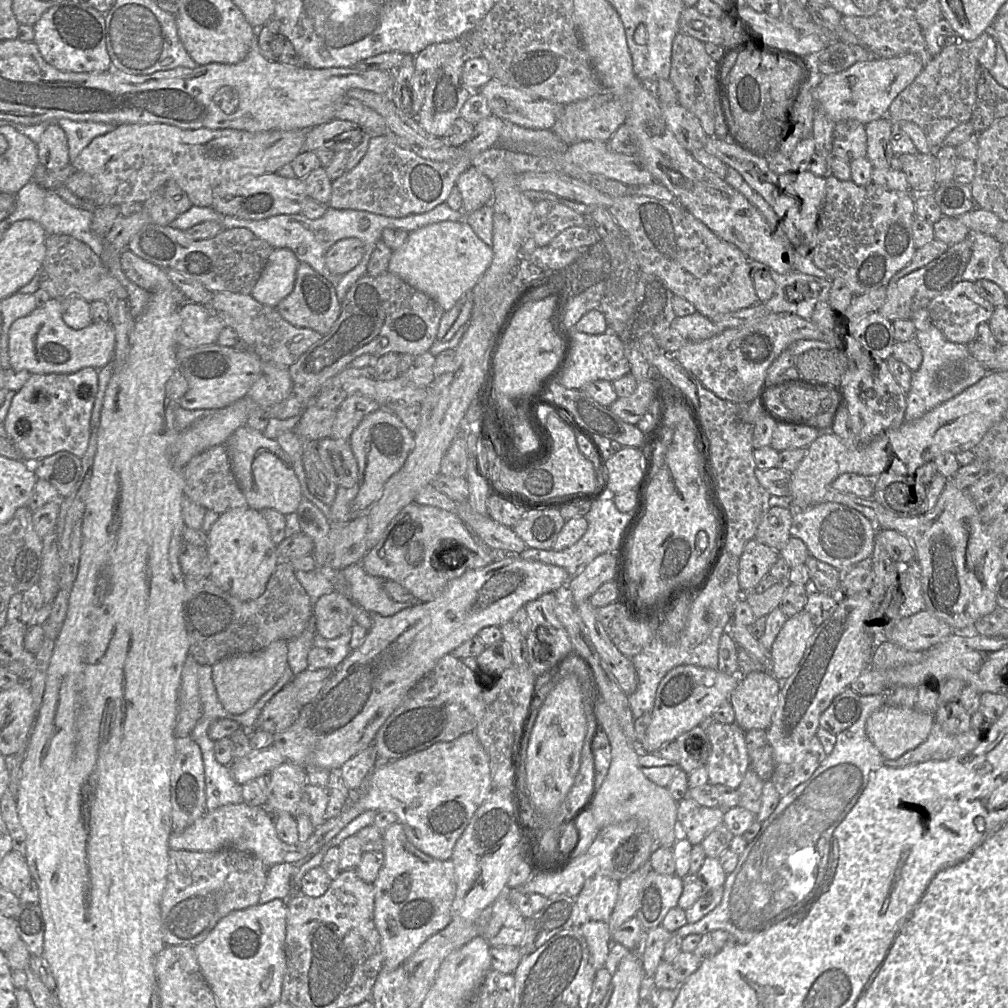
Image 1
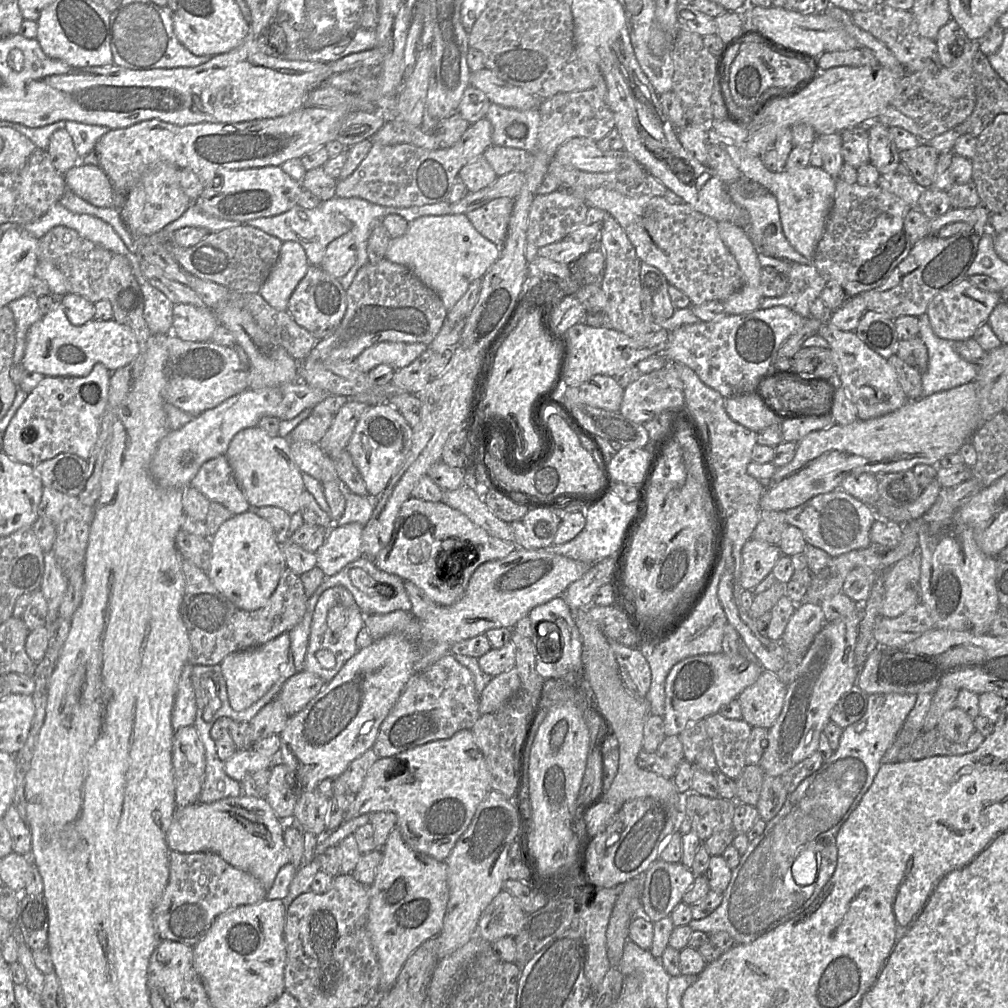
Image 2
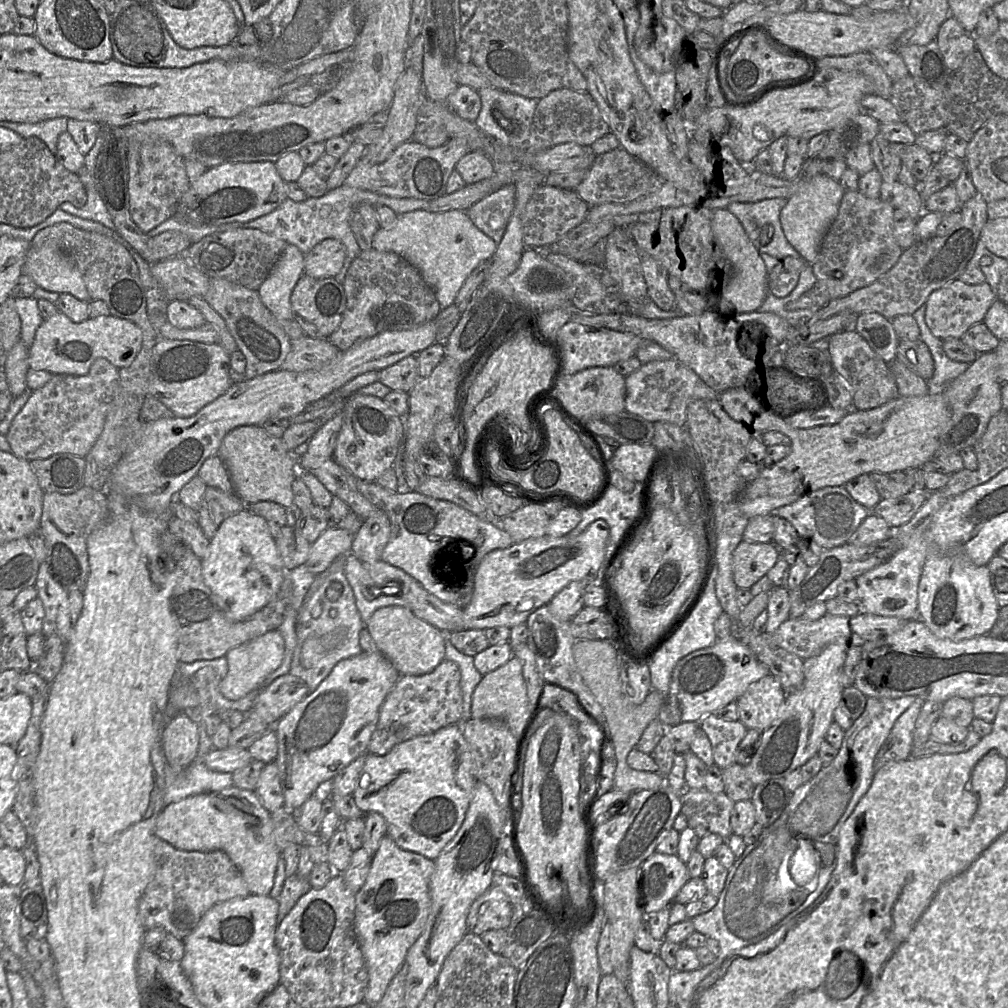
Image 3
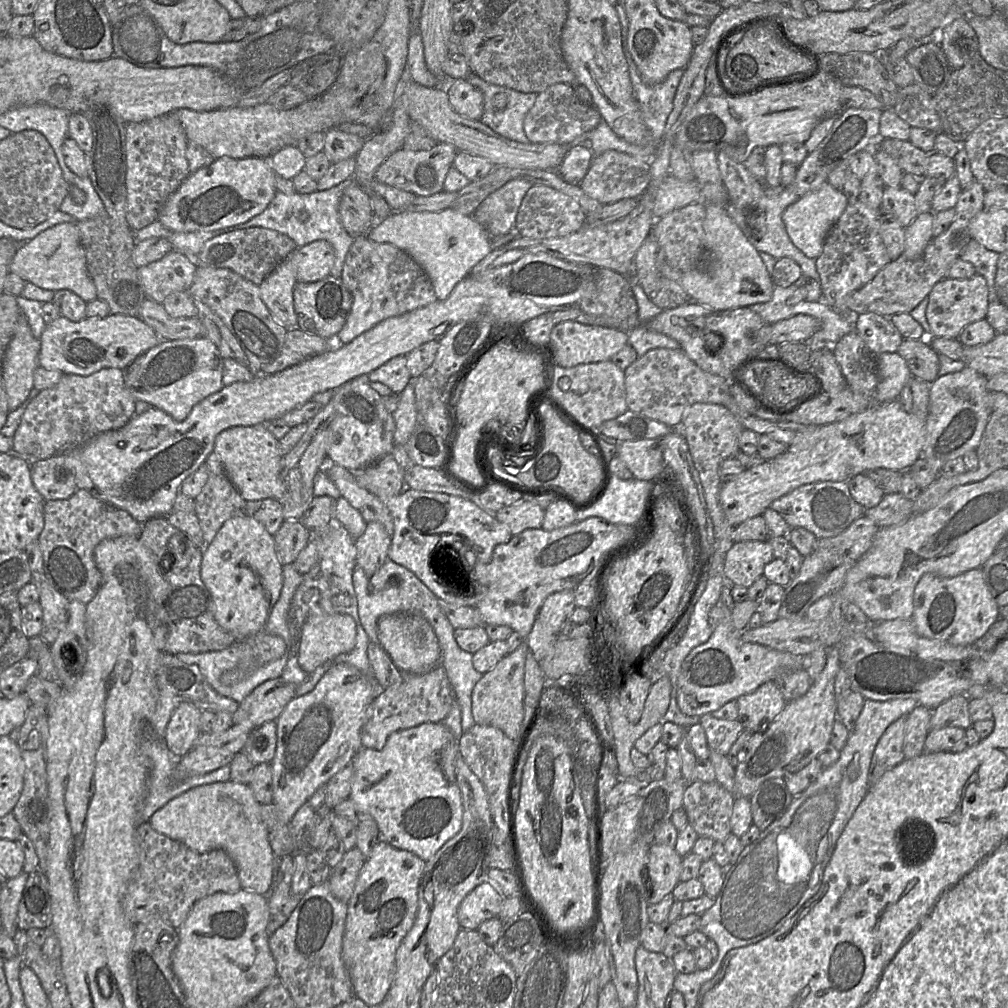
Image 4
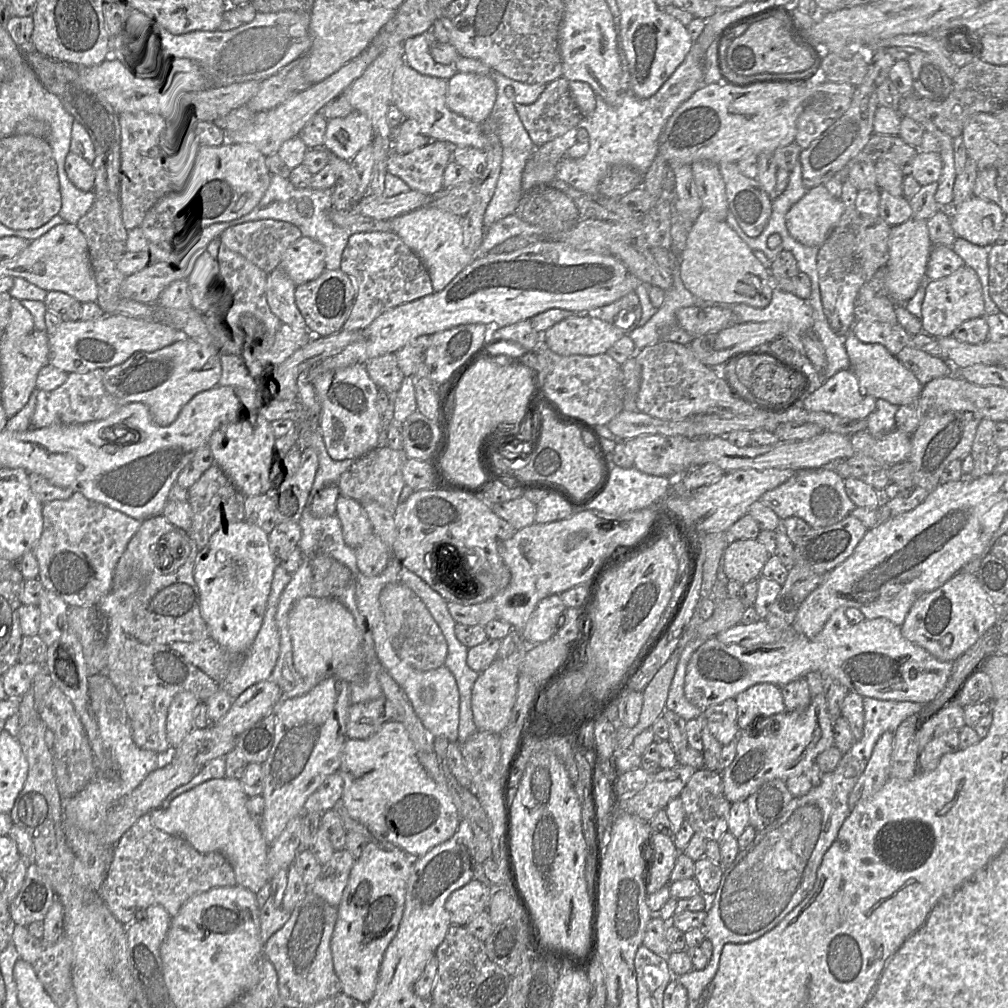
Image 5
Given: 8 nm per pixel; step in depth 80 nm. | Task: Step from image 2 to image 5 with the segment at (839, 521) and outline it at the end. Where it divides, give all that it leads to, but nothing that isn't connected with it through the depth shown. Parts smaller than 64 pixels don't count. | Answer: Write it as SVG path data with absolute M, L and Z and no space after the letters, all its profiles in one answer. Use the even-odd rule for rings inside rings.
M826 465L818 469L796 470L787 481L765 492L759 501L771 508L781 520L796 516L810 527L830 526L849 516L856 507L846 493L844 482Z

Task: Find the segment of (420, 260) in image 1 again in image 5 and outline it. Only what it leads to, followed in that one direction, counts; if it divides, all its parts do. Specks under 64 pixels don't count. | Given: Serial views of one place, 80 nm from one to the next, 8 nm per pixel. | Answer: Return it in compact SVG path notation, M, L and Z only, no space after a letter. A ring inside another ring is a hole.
M425 206L416 211L405 213L391 220L391 232L397 234L401 240L420 258L431 279L434 292L442 291L474 258L463 244L463 229L461 217L440 209Z

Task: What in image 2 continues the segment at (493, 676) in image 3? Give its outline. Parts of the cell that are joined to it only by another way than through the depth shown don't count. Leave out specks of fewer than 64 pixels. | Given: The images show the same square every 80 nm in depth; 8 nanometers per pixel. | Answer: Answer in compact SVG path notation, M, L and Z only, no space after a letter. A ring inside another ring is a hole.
M515 667L492 677L479 694L480 714L499 710L521 688L521 680Z

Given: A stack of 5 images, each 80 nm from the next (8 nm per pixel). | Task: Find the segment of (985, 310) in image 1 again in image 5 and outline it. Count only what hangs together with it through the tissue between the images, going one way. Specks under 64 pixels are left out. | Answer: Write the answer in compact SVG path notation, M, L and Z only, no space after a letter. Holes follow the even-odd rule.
M969 266L937 280L929 280L921 309L923 331L933 337L952 336L953 331L967 320L985 316L983 291L980 279Z

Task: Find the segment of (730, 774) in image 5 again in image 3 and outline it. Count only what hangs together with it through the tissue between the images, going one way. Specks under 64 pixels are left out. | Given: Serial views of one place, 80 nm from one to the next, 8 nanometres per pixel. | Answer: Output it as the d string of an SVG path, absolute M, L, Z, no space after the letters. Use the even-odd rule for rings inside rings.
M833 643L818 655L804 660L804 681L802 686L787 694L780 715L768 729L761 733L758 748L751 762L745 766L745 773L755 787L771 779L784 779L788 774L818 754L819 748L826 738L827 731L831 723L834 722L834 710L837 708L844 691L842 673L848 648L849 643Z

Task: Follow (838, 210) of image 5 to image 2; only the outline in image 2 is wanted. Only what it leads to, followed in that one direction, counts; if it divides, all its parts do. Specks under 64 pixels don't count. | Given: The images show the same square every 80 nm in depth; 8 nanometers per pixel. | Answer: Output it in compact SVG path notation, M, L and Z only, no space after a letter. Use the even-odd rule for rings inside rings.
M719 144L730 156L733 164L747 181L758 183L776 197L783 233L792 247L806 258L813 259L817 245L824 232L826 221L834 203L835 178L820 167L808 165L797 170L772 172L768 170L760 156L751 155L733 144Z

